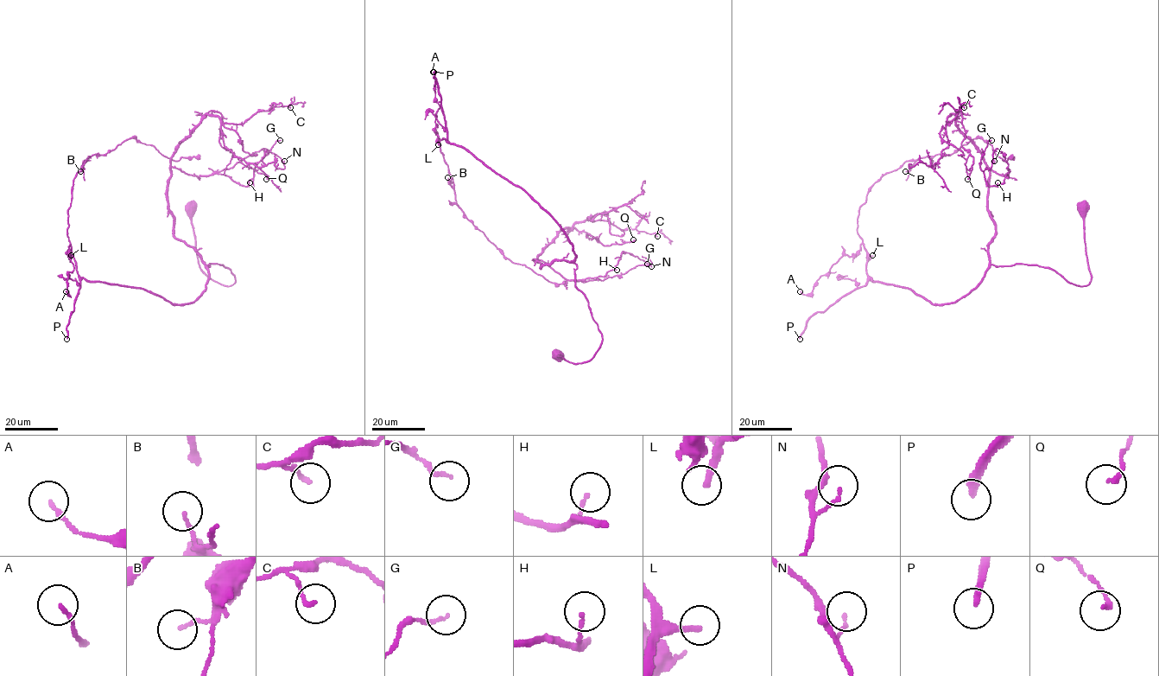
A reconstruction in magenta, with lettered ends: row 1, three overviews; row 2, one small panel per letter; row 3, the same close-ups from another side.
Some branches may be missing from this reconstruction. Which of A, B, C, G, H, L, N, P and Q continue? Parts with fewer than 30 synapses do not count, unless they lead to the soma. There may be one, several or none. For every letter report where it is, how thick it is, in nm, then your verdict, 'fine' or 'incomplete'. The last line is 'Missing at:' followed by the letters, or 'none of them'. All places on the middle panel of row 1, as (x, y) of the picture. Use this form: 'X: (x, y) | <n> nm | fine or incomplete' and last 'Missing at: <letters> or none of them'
A: (433, 72) | 150 nm | fine
B: (447, 177) | 120 nm | fine
C: (657, 236) | 140 nm | fine
G: (647, 264) | 120 nm | fine
H: (617, 270) | 110 nm | fine
L: (438, 144) | 240 nm | incomplete
N: (651, 266) | 110 nm | fine
P: (433, 72) | 240 nm | incomplete
Q: (633, 239) | 160 nm | fine
Missing at: L, P

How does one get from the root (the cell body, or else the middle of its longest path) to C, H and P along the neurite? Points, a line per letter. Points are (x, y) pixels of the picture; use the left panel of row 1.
C: (192, 207), (199, 266), (231, 285), (229, 269), (174, 234), (171, 160), (206, 114), (243, 124), (290, 107)
H: (192, 207), (199, 266), (231, 285), (229, 269), (208, 266), (174, 237), (167, 180), (175, 167), (250, 182)
P: (192, 207), (199, 267), (235, 282), (211, 264), (205, 289), (172, 304), (83, 278), (66, 339)

